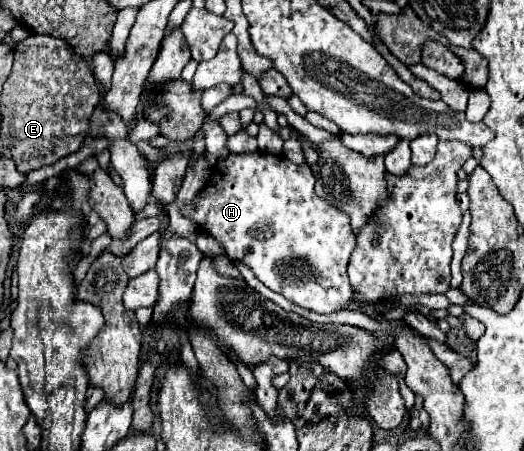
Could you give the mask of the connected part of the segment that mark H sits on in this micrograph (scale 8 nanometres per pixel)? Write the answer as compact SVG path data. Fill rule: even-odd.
M263 151L253 153L229 153L215 165L205 189L181 207L181 215L193 220L205 233L215 237L229 261L247 265L253 275L271 291L283 295L303 309L317 313L333 313L343 309L353 295L353 287L347 279L349 253L355 247L355 235L349 225L349 217L339 209L333 209L325 199L319 199L315 189L315 177L309 165L295 165L285 155L273 155Z

